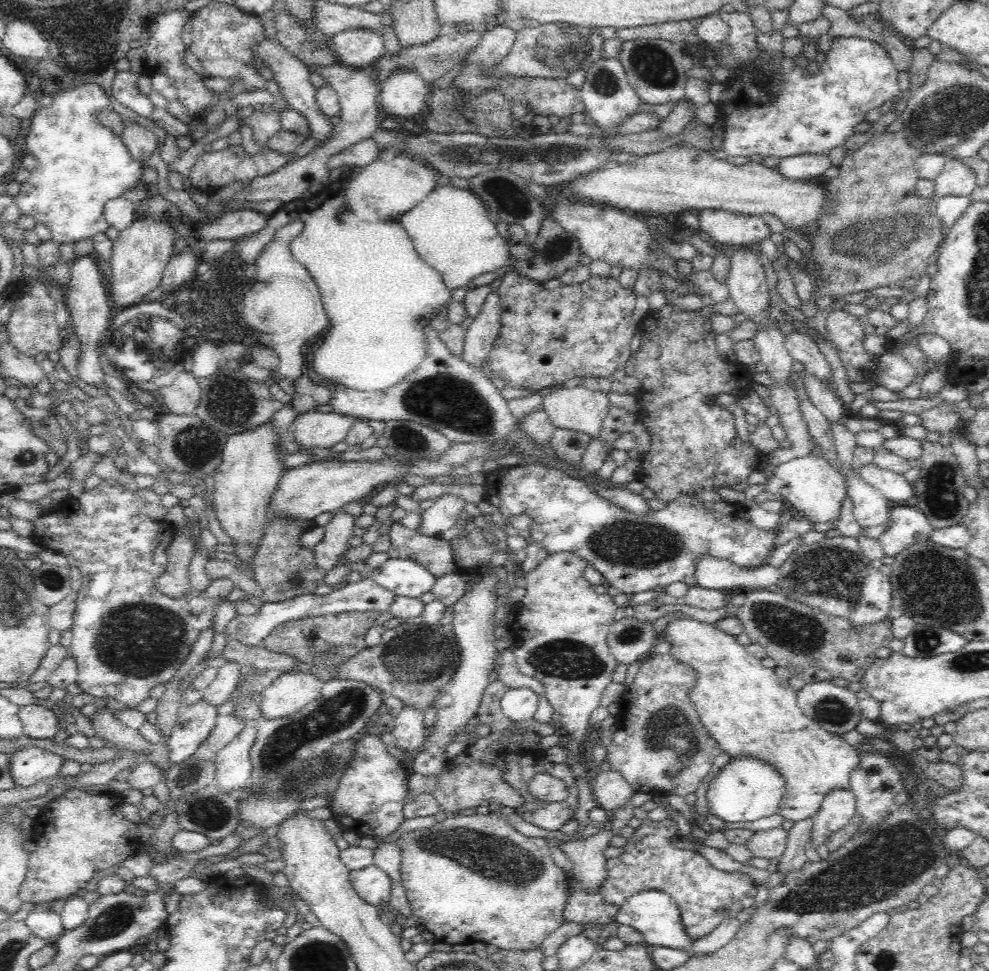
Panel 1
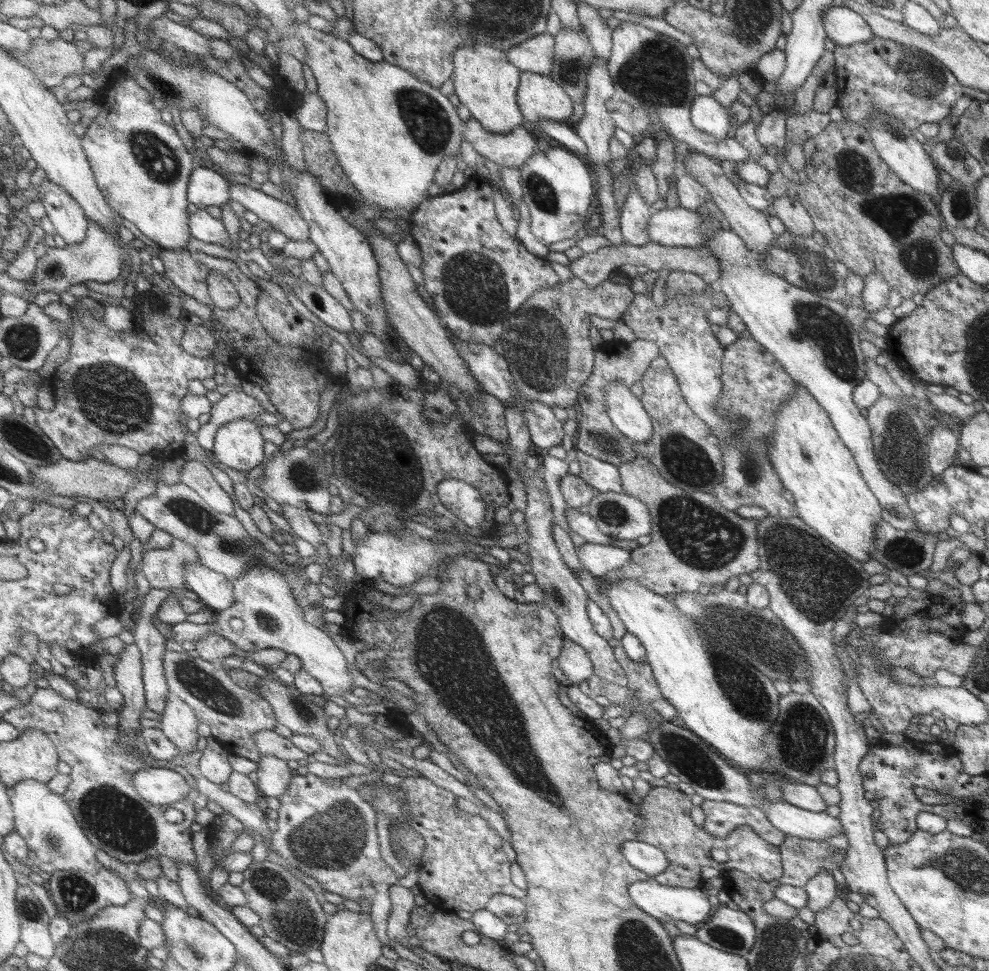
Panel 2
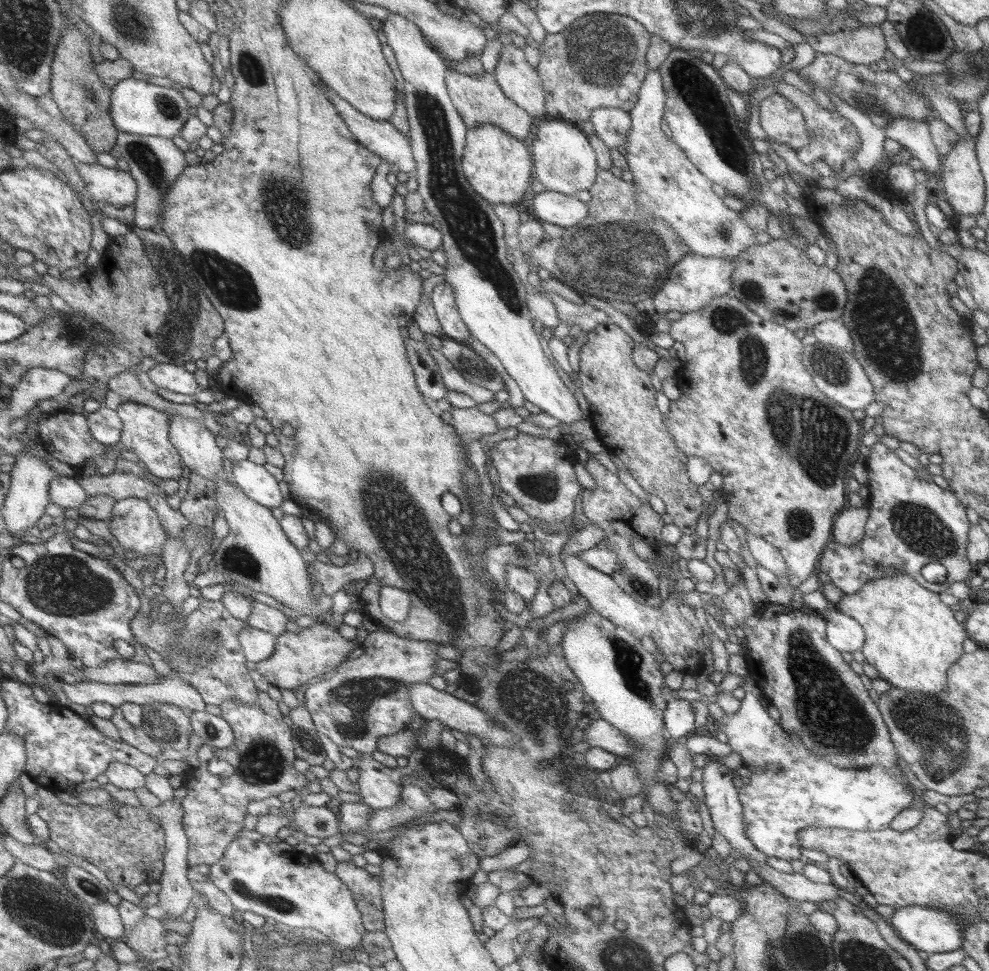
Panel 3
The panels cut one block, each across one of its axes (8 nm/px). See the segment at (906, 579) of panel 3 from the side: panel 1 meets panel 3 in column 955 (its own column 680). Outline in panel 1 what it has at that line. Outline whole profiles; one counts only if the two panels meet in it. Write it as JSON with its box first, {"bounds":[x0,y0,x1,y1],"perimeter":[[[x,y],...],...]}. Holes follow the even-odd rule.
{"bounds":[664,614,861,825],"perimeter":[[[677,614],[674,619],[676,621],[670,622],[664,632],[664,640],[672,645],[670,654],[673,658],[699,671],[699,684],[691,700],[703,725],[730,761],[748,757],[774,767],[774,771],[783,780],[783,797],[777,812],[782,820],[789,820],[794,825],[802,820],[813,821],[830,792],[851,790],[850,778],[861,766],[860,752],[842,737],[820,728],[818,723],[802,714],[797,704],[798,693],[788,681],[778,679],[774,670],[763,668],[760,661],[746,653],[736,638],[718,631],[714,624],[697,622],[681,614]]]}

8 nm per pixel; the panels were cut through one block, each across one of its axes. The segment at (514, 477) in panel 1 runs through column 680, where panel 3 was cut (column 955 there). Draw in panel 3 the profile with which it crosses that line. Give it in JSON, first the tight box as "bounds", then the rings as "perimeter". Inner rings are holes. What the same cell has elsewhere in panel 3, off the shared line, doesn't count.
{"bounds":[816,443,973,594],"perimeter":[[[875,443],[865,457],[868,517],[863,538],[853,546],[836,544],[831,537],[819,555],[816,570],[825,573],[830,584],[844,594],[855,594],[866,582],[889,574],[907,574],[919,586],[935,593],[947,591],[951,582],[967,582],[973,574],[966,559],[966,536],[970,527],[965,507],[951,491],[937,487],[927,472],[917,473],[905,465],[893,450]],[[927,562],[941,563],[946,570],[943,583],[928,583],[919,569]]]}

